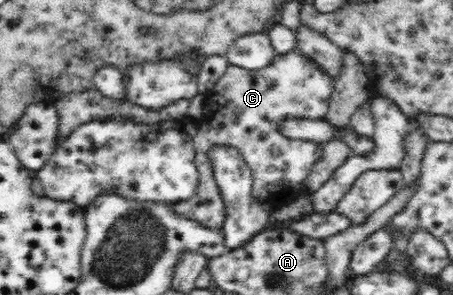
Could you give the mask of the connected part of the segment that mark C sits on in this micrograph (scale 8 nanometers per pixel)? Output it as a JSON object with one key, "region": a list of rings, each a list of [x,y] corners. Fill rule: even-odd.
{"region":[[[294,50],[288,54],[277,55],[268,66],[260,70],[250,70],[230,65],[222,78],[206,92],[208,110],[194,124],[194,156],[195,165],[199,172],[199,184],[195,196],[182,203],[174,203],[174,212],[198,219],[206,227],[219,227],[226,218],[226,202],[222,200],[214,179],[214,171],[210,165],[210,148],[230,146],[238,149],[251,170],[251,195],[267,204],[272,209],[279,208],[294,197],[304,192],[305,181],[309,178],[314,163],[321,157],[321,146],[311,144],[294,144],[288,137],[278,131],[283,121],[324,119],[329,110],[329,100],[333,91],[334,78],[326,75],[325,71],[311,59]]]}

